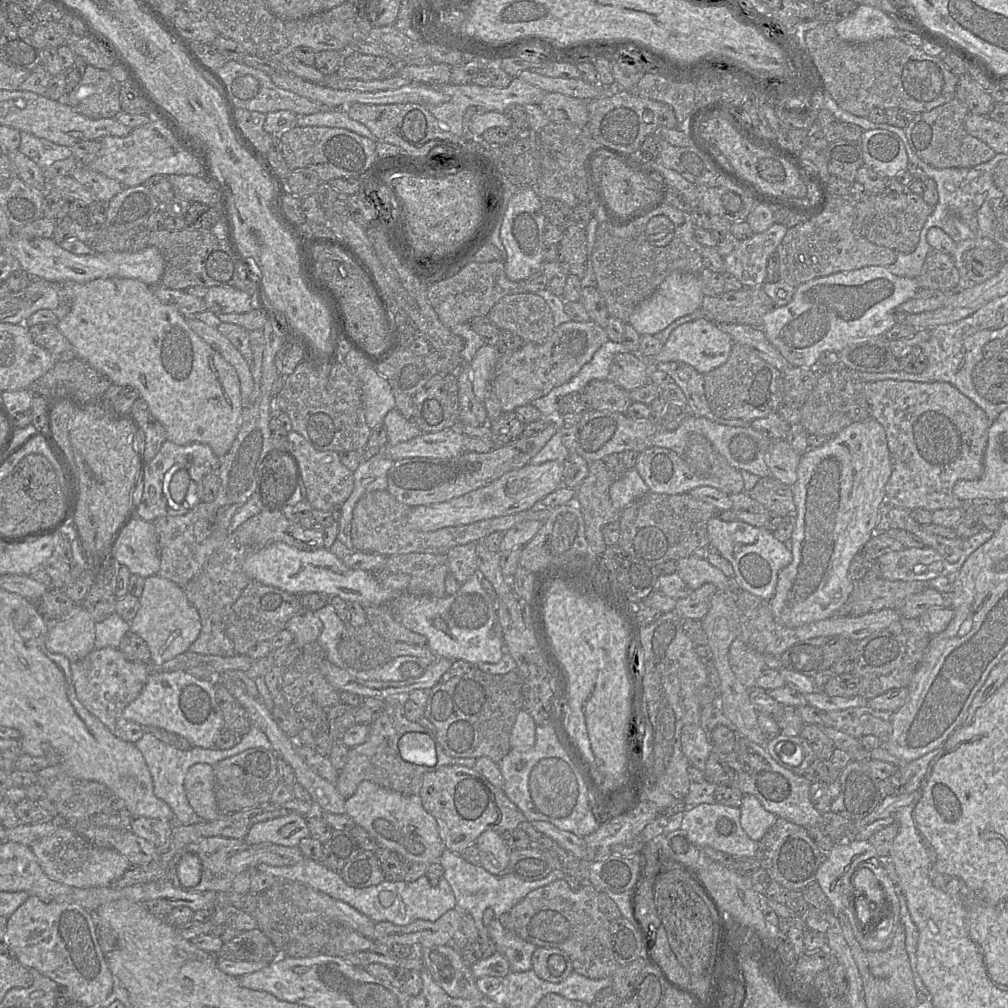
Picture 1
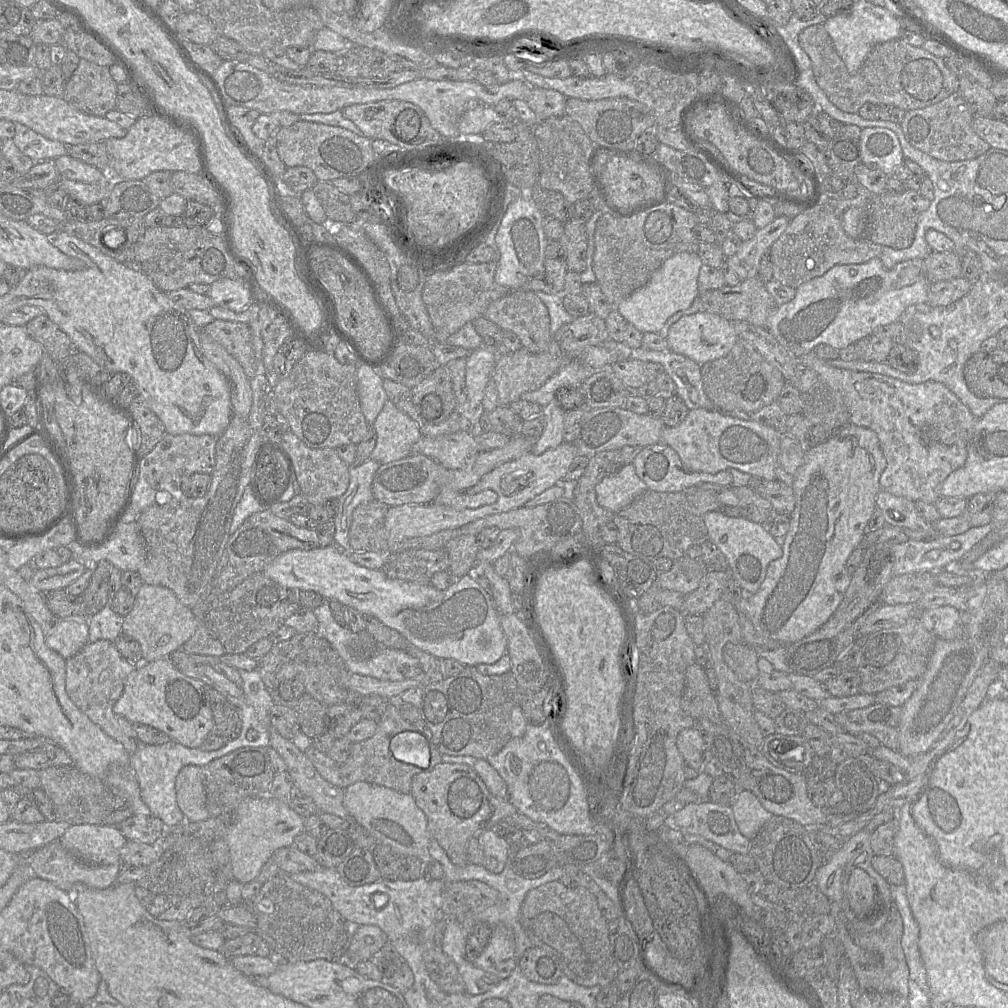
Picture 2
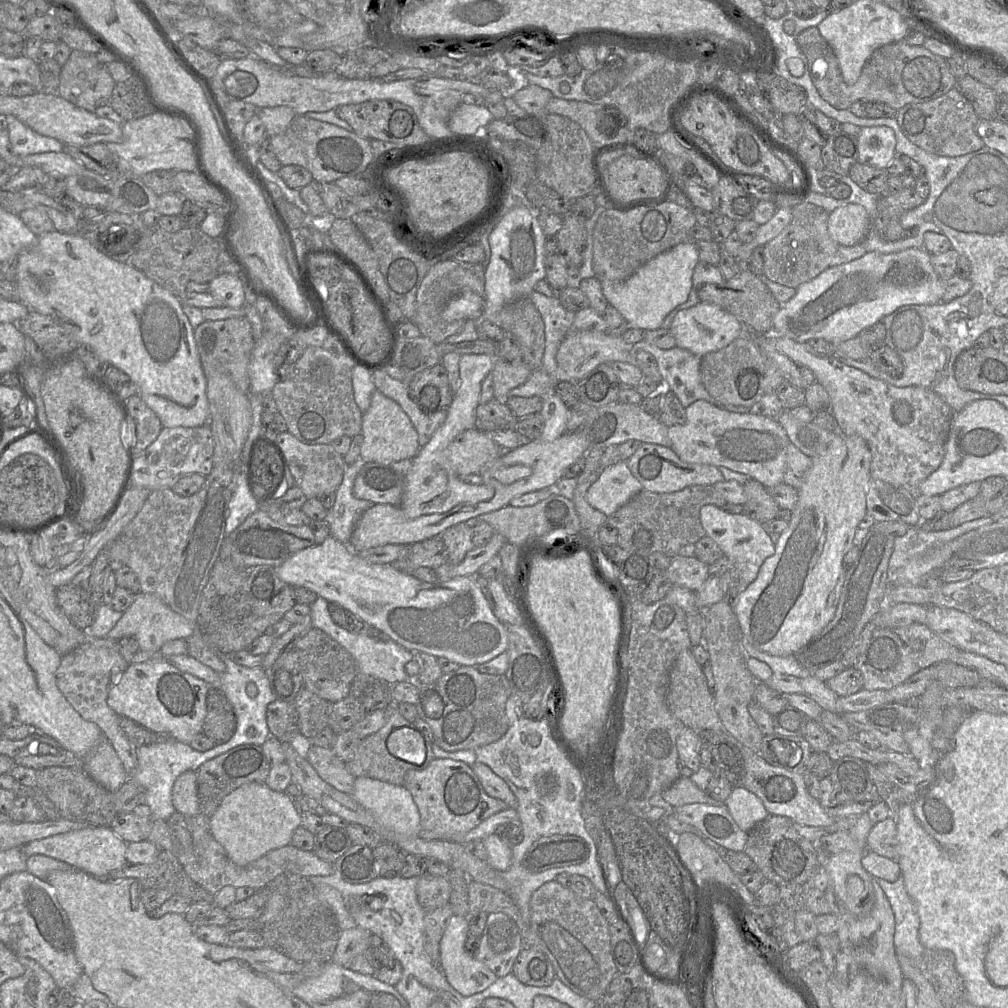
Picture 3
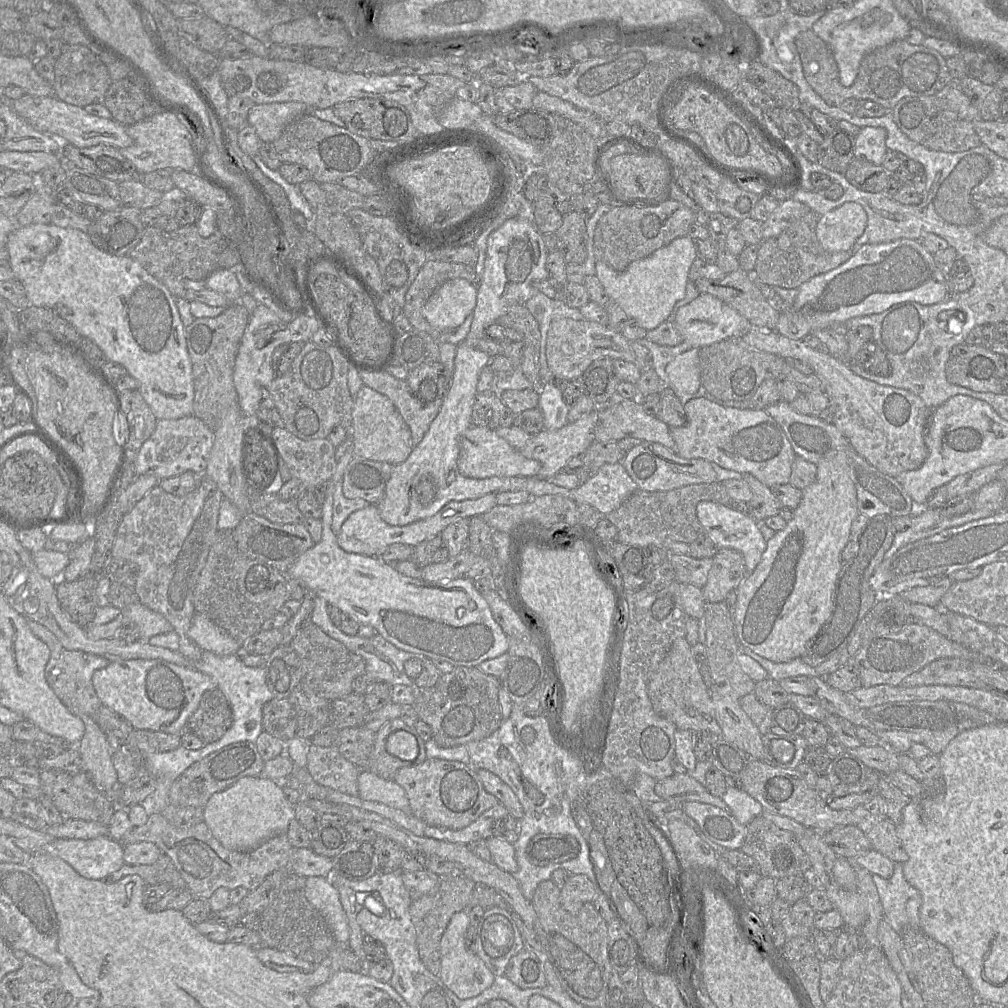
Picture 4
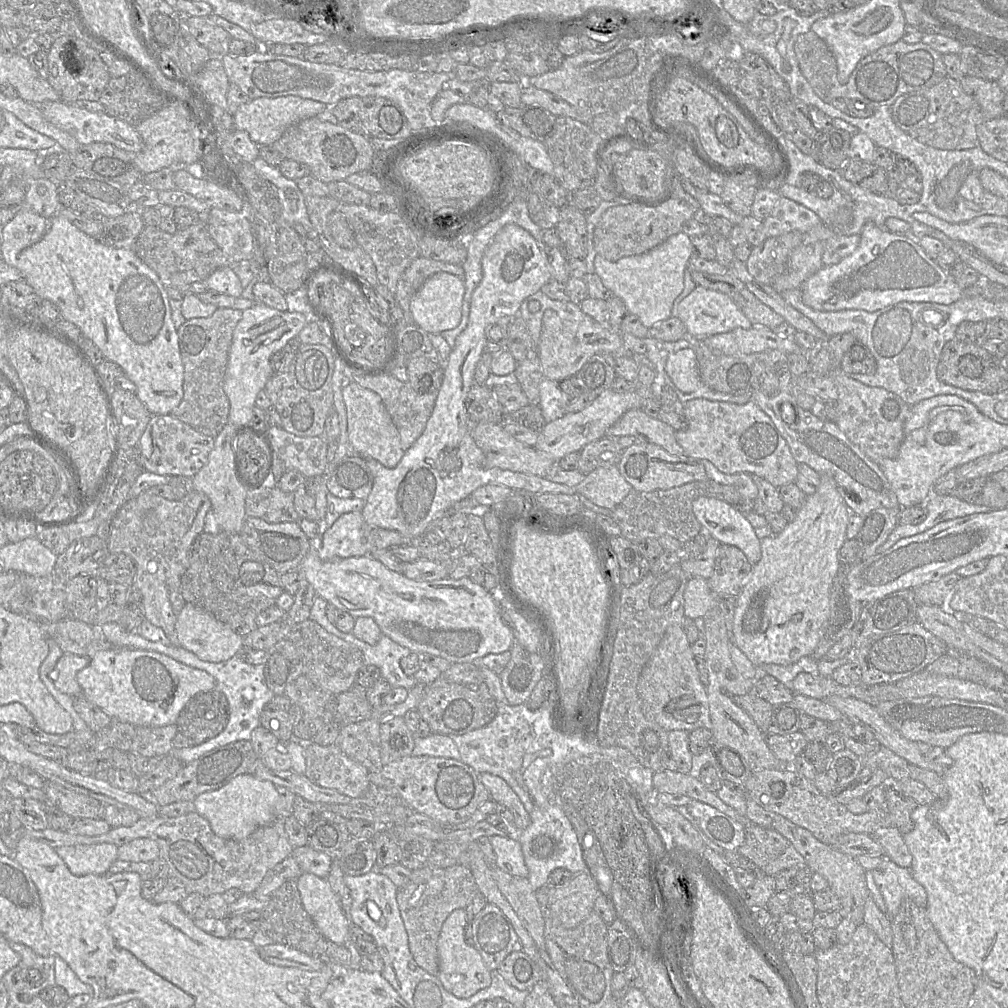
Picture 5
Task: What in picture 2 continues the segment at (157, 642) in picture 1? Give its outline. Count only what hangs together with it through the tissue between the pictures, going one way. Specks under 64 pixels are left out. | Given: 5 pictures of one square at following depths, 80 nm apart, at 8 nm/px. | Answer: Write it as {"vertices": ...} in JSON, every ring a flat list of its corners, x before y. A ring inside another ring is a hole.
{"vertices":[[143,584,131,612,124,617,121,635,132,637,142,650,143,663,165,659,180,650,194,635,198,621,192,609,184,606,173,591,163,586]]}

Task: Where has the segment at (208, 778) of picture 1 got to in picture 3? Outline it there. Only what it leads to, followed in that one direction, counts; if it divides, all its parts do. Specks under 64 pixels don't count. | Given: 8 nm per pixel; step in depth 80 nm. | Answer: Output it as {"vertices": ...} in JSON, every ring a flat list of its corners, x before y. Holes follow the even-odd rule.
{"vertices":[[188,770,177,777,172,789,172,803,176,811,184,815,193,816,201,813,196,771]]}

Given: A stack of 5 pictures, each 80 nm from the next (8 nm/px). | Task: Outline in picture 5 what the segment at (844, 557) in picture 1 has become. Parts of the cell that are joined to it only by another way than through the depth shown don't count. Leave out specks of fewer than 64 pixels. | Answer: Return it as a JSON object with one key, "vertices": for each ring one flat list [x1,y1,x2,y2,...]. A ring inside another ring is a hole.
{"vertices":[[821,475,818,489,806,497,796,518,778,534,761,539,761,558,753,565,736,599,732,622,732,643,756,666,789,665,805,656,812,656,824,624,830,615,831,587,838,572,839,551,847,540,846,530,851,511,830,475]]}

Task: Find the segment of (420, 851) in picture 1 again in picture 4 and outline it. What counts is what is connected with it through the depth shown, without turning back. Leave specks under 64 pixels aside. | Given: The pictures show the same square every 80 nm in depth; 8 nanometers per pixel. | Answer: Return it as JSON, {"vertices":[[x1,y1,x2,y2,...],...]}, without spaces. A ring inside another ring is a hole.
{"vertices":[[361,771,358,777,358,797,410,811,405,790,394,780,381,778,371,772]]}

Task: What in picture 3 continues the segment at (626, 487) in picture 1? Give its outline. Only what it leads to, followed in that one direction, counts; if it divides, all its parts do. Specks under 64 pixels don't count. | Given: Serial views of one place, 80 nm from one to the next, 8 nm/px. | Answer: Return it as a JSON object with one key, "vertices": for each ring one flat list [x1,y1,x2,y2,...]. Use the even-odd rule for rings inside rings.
{"vertices":[[627,462,608,466,589,487,586,500,593,508,610,516,643,490]]}

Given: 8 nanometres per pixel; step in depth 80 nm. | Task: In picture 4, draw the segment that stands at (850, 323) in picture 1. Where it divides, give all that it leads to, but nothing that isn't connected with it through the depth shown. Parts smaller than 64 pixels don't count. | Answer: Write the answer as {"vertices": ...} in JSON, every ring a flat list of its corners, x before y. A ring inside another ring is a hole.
{"vertices":[[900,238,886,243,864,244,854,249,850,258,838,267,801,284,793,304,780,312,775,331,790,339,802,340,816,329,841,330,851,318,879,314,896,304,917,302,933,305,949,297,947,276,936,267,933,255,924,248,920,240]]}

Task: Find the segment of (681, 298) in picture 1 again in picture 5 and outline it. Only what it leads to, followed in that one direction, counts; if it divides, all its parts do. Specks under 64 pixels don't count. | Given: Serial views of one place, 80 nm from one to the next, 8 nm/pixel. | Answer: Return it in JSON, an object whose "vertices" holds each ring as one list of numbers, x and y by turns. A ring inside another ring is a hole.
{"vertices":[[681,231,645,253,617,261,596,254,595,273,612,295,625,303,630,314,638,316,643,325,651,328,672,316,673,303,683,291,685,270,693,252,691,237]]}

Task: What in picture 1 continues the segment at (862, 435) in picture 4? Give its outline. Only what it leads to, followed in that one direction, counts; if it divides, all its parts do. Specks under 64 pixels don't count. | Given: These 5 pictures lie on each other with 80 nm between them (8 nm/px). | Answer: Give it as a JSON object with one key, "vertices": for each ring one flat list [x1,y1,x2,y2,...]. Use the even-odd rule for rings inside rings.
{"vertices":[[893,379,871,382,866,381,864,383,864,393,870,406,870,417,878,421,885,429,890,451,892,472,885,486,886,501,891,503,894,507,901,507,907,510,923,508,933,512,938,509,964,508,968,503,965,503,954,495,953,487,959,480,976,480,981,477,984,470,984,454,988,441,988,431,993,421,990,421,986,413,973,401,947,382,923,383]]}

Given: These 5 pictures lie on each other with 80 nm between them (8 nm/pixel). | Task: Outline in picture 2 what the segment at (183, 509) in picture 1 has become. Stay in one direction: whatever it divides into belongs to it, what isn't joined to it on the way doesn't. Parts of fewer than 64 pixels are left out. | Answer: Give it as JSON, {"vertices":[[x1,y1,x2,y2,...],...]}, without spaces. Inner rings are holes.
{"vertices":[[165,434,157,445,140,457,138,477,134,486,131,506,142,512,157,504,157,493,168,492,180,500,189,489,189,477,195,473,211,474,215,468,216,438,211,435]]}

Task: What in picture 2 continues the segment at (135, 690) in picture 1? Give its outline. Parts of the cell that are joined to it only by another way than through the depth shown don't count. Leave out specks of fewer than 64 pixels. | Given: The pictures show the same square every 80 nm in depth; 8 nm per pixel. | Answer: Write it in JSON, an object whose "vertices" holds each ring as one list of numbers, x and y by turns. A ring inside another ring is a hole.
{"vertices":[[100,640,87,643,77,654,66,659,65,689,69,698,107,735,122,744,132,755,138,740,133,724,114,713,113,707,123,693,128,676,138,665,122,657,113,642]]}

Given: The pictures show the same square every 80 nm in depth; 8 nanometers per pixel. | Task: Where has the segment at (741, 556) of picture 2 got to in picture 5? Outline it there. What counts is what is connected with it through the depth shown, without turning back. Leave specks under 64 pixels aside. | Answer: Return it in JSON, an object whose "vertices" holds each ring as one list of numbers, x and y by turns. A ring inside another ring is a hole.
{"vertices":[[710,497,696,498,692,508,702,531,709,537,738,547,752,565,760,560,761,540,743,513,725,501]]}

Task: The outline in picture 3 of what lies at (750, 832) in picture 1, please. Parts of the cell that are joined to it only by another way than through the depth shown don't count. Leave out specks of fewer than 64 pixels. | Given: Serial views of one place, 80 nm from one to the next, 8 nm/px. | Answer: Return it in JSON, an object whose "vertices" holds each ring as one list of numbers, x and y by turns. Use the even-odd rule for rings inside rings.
{"vertices":[[734,785,724,803,735,823,745,832,770,815,761,800,742,785]]}

